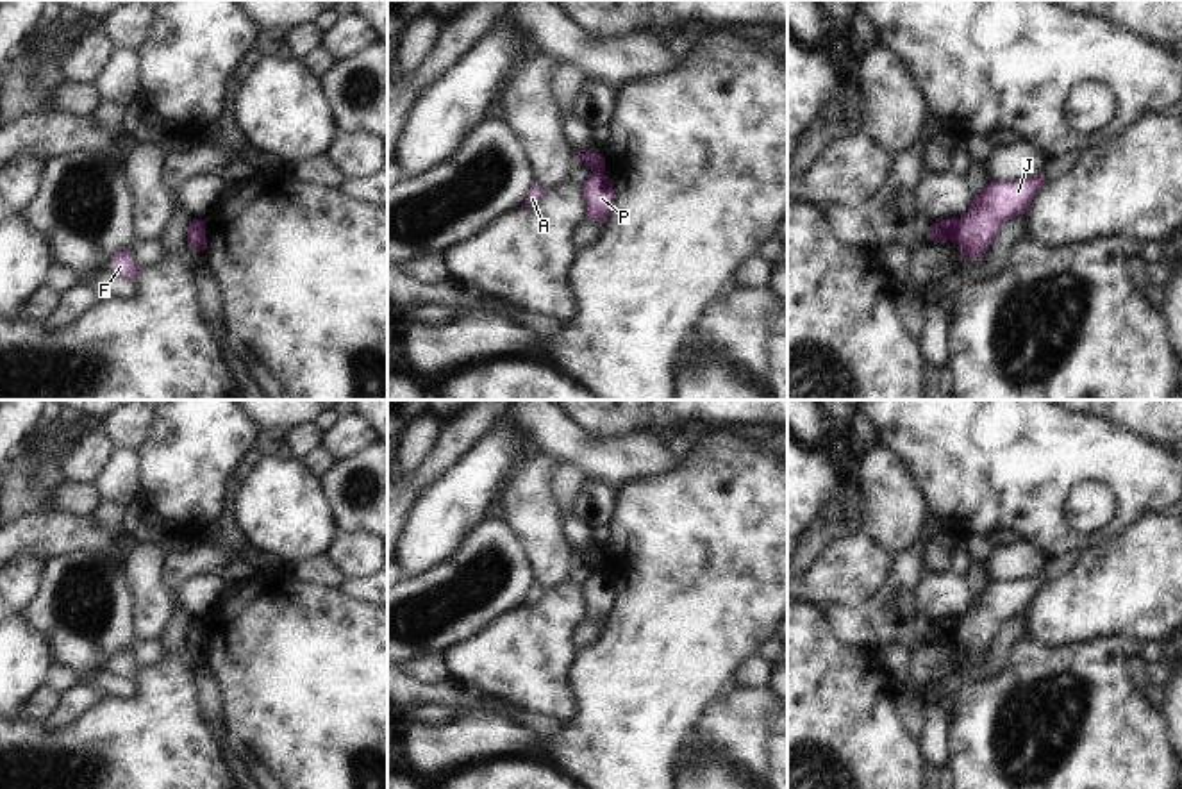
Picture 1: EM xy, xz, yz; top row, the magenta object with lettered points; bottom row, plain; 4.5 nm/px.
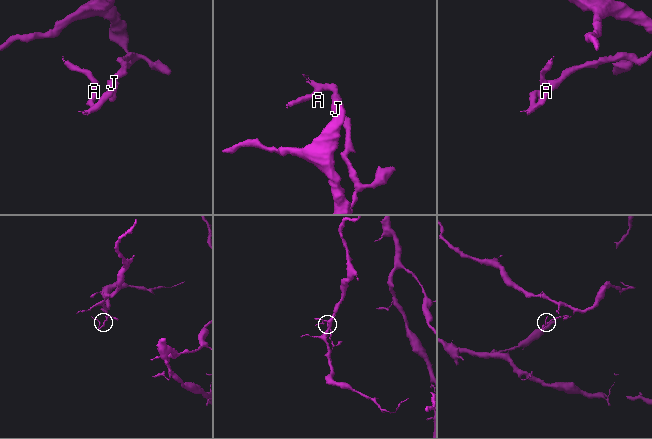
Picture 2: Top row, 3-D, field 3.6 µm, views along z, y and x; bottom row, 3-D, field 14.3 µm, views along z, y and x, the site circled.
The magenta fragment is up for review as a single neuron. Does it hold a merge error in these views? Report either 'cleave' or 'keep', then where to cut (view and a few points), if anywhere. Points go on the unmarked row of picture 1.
cleave; cut yz (961, 620), (950, 639)

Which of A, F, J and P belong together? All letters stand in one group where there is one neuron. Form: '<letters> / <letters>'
A F / J P

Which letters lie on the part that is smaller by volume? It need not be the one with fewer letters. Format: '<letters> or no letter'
A, F

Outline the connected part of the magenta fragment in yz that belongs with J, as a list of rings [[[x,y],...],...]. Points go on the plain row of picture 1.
[[[1041,573],[1011,582],[991,582],[973,600],[971,609],[961,618],[959,630],[952,637],[962,659],[980,657],[1011,618],[1025,614],[1043,586]]]

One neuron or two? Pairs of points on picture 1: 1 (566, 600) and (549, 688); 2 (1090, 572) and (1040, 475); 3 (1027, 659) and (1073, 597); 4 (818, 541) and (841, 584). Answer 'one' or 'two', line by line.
1: one
2: two
3: two
4: two

